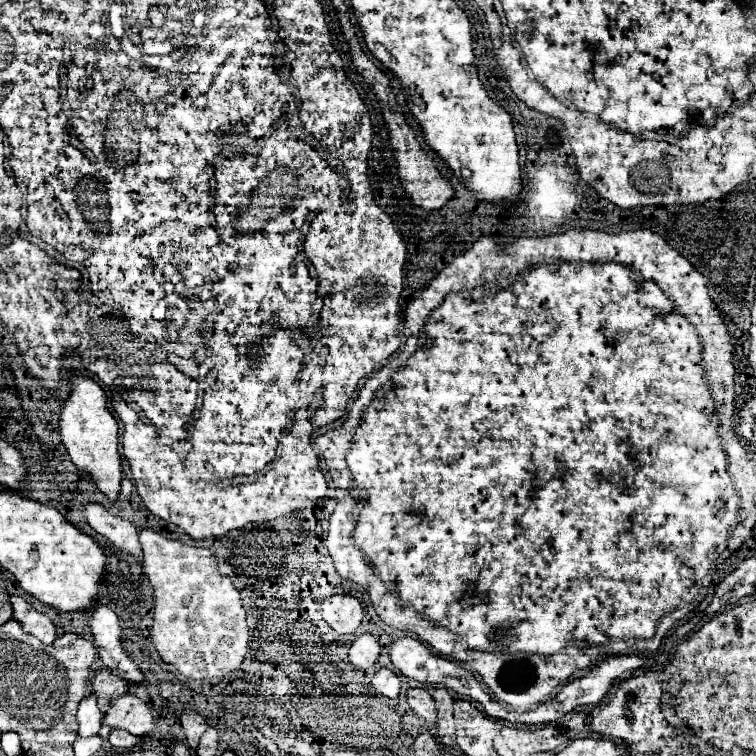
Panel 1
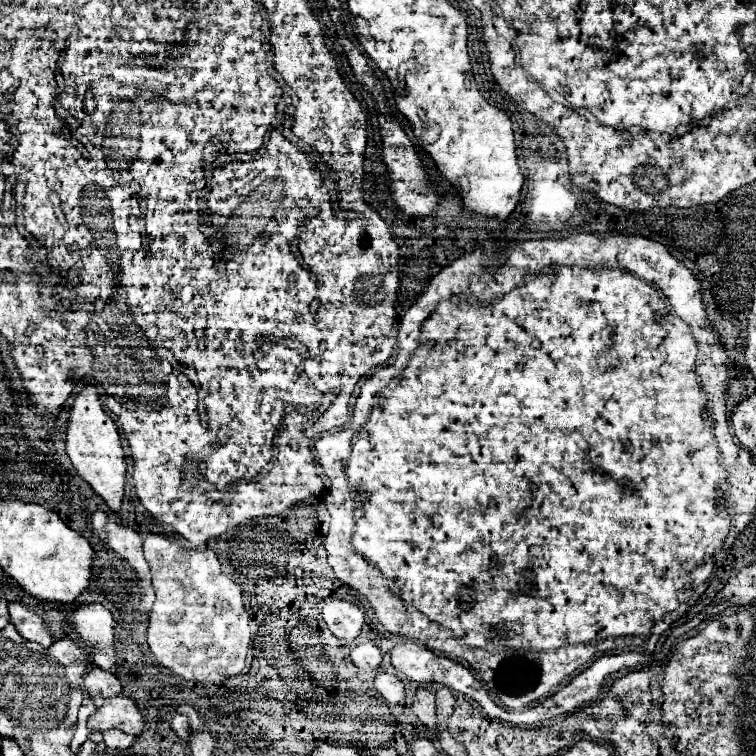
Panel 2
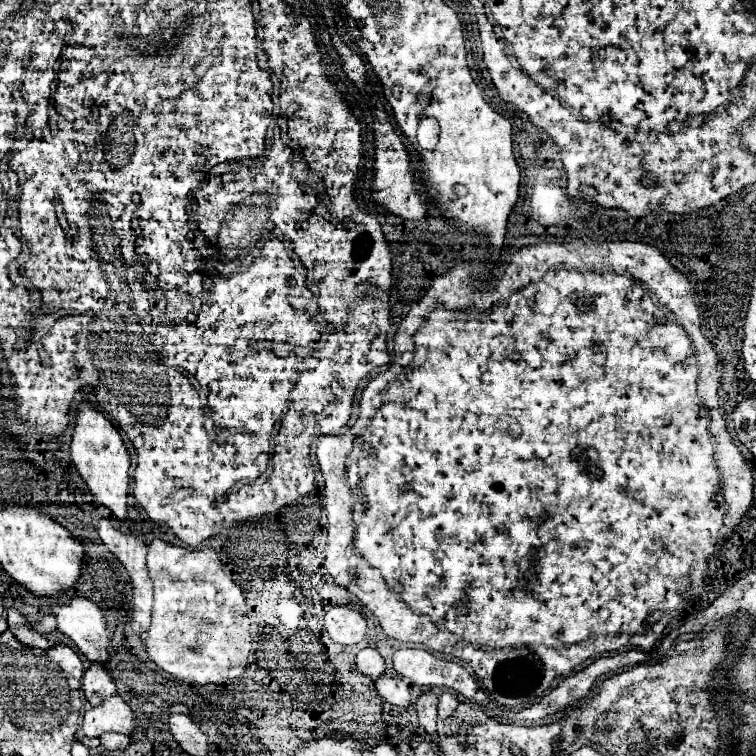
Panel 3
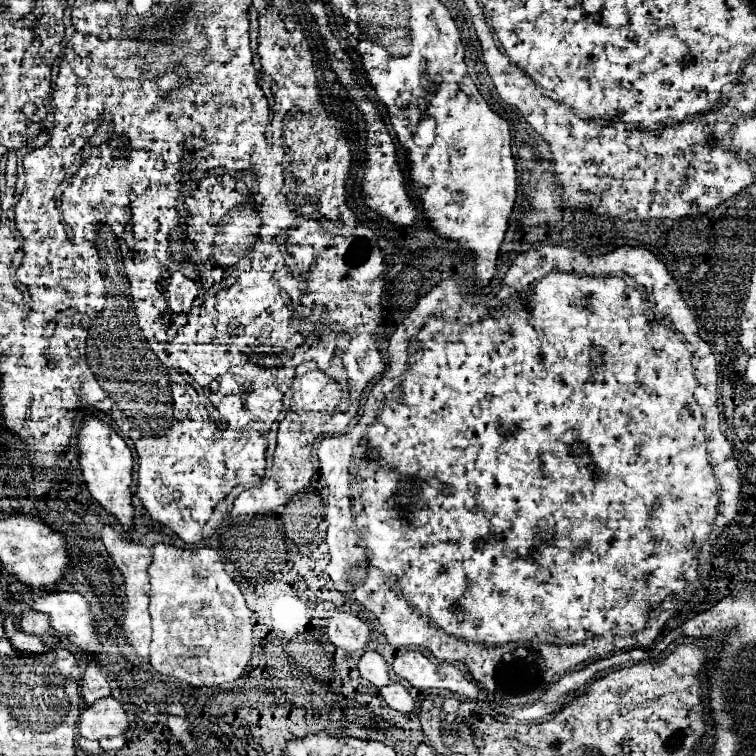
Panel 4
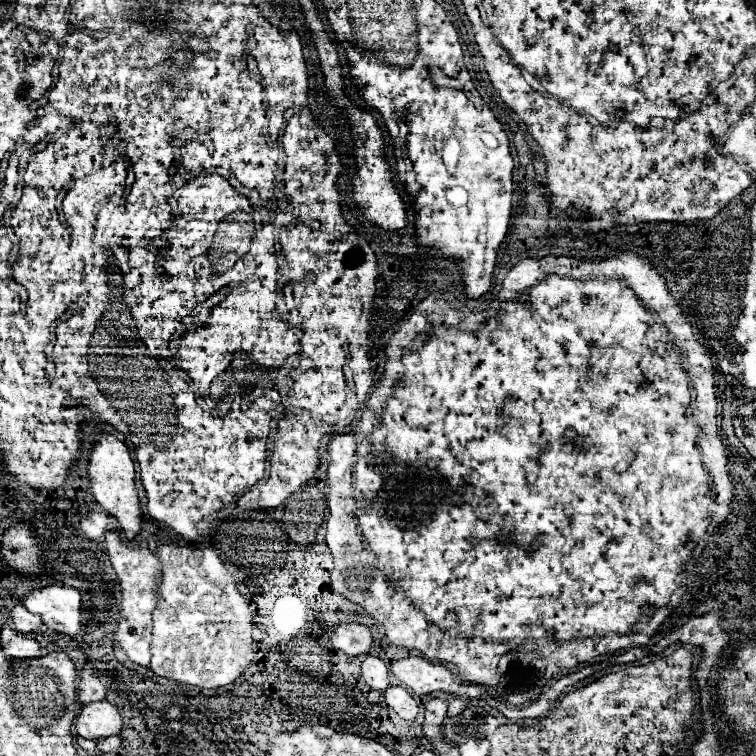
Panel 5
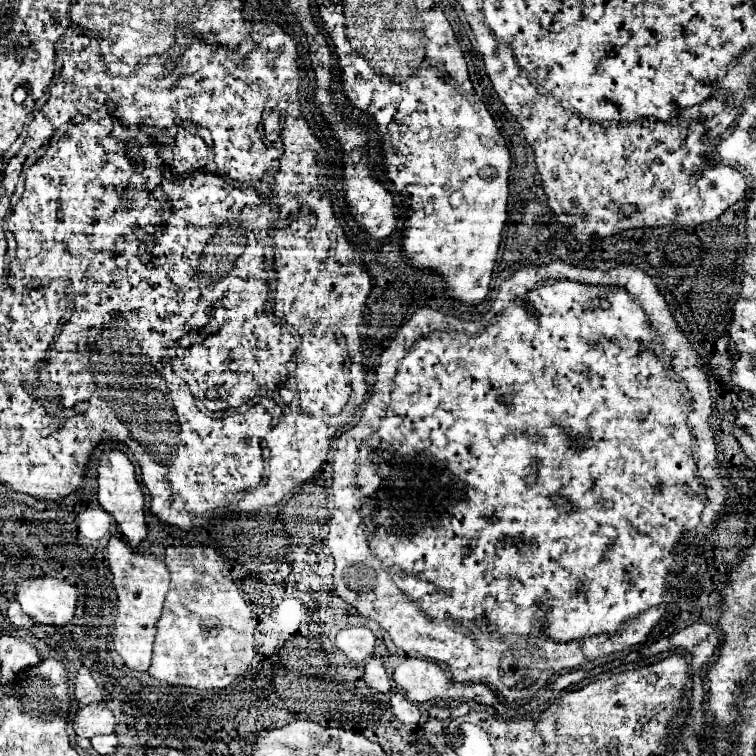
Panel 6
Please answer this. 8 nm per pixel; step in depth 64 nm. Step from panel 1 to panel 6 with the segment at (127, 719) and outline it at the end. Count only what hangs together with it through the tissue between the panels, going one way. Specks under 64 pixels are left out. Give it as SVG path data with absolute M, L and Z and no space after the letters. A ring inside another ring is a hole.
M104 702L82 706L74 716L72 724L74 732L84 738L92 738L98 734L114 734L116 730L116 718Z

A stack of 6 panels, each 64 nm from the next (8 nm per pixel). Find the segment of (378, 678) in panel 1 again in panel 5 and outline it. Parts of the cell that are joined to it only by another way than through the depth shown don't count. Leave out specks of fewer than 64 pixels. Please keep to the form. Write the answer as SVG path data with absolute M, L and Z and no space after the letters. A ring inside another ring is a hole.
M390 686L388 690L384 690L383 694L388 706L394 708L400 714L400 718L414 720L418 716L420 706L418 706L416 698L410 696L402 686Z

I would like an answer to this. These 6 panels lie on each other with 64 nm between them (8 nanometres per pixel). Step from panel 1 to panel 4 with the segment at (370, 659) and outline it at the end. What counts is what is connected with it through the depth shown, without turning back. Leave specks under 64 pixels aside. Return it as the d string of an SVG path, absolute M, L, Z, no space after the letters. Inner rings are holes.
M376 650L362 652L362 656L358 660L358 670L360 670L360 674L368 682L372 682L378 688L384 686L384 684L390 684L390 676L388 676L386 662L384 662L384 658Z

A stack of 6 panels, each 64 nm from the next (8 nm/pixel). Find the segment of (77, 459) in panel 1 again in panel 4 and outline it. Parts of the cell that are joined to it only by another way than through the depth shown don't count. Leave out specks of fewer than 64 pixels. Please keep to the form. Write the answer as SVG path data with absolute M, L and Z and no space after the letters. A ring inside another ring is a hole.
M86 414L82 420L82 428L78 432L78 464L84 476L84 482L96 502L100 502L116 520L128 530L132 526L132 452L126 442L116 434L112 426L108 426L102 418L94 414Z

